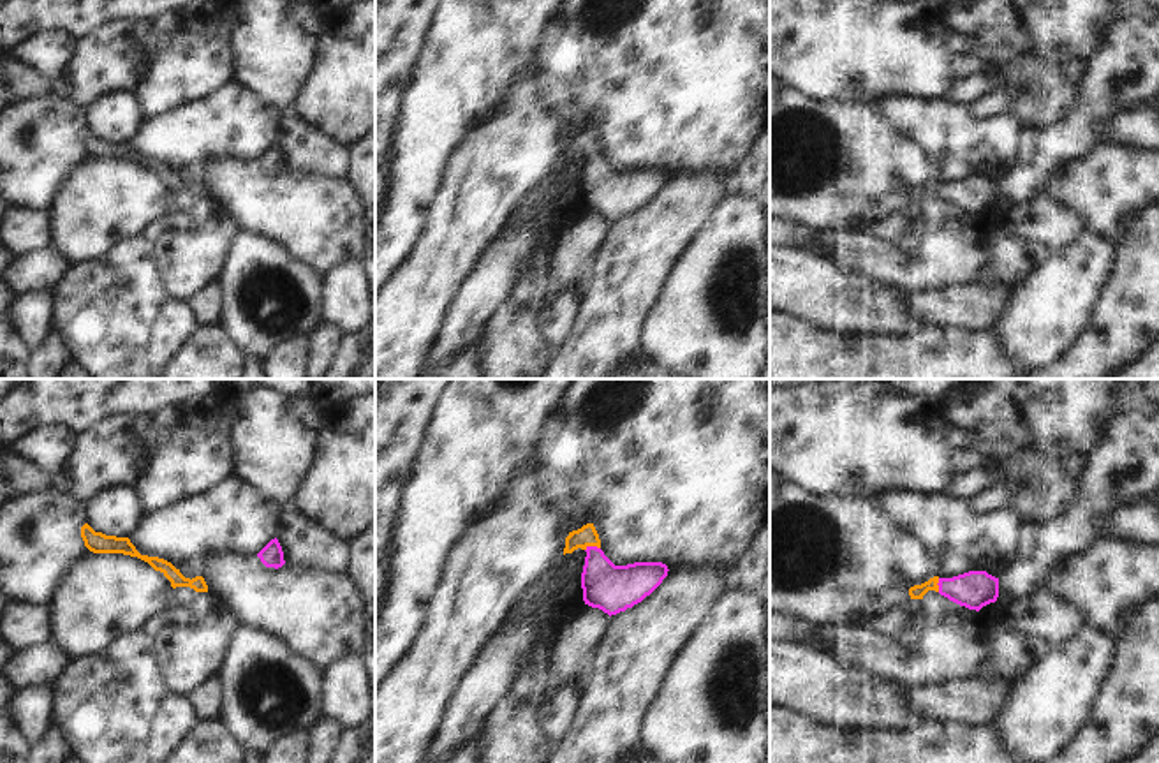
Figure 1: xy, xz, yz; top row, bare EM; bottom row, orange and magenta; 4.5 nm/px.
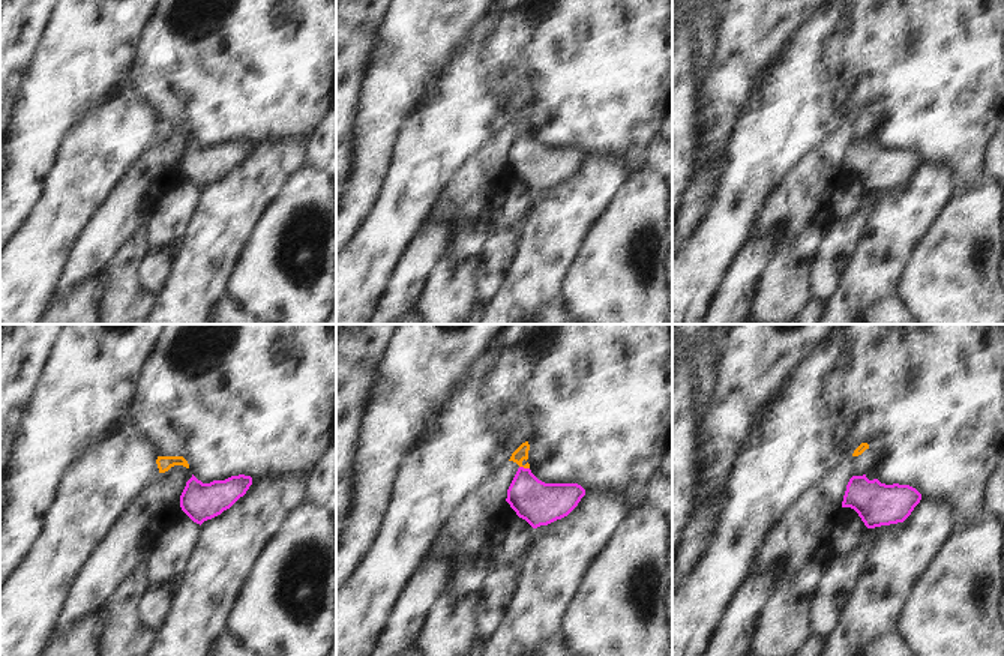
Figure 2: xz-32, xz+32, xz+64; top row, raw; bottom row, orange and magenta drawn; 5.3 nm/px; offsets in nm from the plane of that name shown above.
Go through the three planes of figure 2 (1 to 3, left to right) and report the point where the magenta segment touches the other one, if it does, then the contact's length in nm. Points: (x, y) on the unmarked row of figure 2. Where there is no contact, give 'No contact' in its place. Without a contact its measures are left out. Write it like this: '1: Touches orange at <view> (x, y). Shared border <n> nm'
1: No contact
2: Touches orange at xz+32 (524, 131). Shared border 60 nm
3: No contact.

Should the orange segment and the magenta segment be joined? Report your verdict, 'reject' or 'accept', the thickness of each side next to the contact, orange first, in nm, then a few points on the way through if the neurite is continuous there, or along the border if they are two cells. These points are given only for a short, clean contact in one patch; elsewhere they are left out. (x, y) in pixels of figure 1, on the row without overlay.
accept; 100 nm thick on the orange side, 220 nm on the other; runs through xz (587, 141), (592, 150), (599, 180), (613, 194)

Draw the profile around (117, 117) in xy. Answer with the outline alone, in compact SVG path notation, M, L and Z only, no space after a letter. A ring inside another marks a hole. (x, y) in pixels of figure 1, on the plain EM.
M113 92L86 107L86 129L106 141L130 143L143 122L143 107L132 92Z

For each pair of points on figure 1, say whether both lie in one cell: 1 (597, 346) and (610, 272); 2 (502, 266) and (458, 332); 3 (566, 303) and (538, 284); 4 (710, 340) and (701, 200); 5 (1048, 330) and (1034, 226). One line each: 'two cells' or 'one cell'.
1: one cell
2: one cell
3: two cells
4: two cells
5: two cells

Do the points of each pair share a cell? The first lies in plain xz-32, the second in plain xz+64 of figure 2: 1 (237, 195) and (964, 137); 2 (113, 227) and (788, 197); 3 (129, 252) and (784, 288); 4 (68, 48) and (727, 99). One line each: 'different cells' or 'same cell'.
1: different cells
2: different cells
3: same cell
4: same cell

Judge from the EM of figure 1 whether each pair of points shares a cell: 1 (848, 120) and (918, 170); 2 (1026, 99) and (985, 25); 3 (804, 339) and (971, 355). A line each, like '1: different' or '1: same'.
1: same
2: different
3: same

